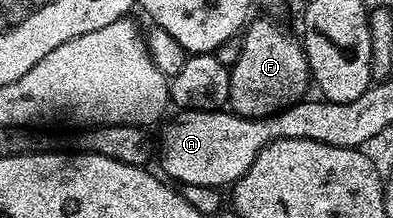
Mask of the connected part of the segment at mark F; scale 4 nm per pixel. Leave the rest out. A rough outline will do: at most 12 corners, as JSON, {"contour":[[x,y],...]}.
{"contour":[[276,20],[243,29],[228,104],[272,116],[310,88],[303,43]]}

